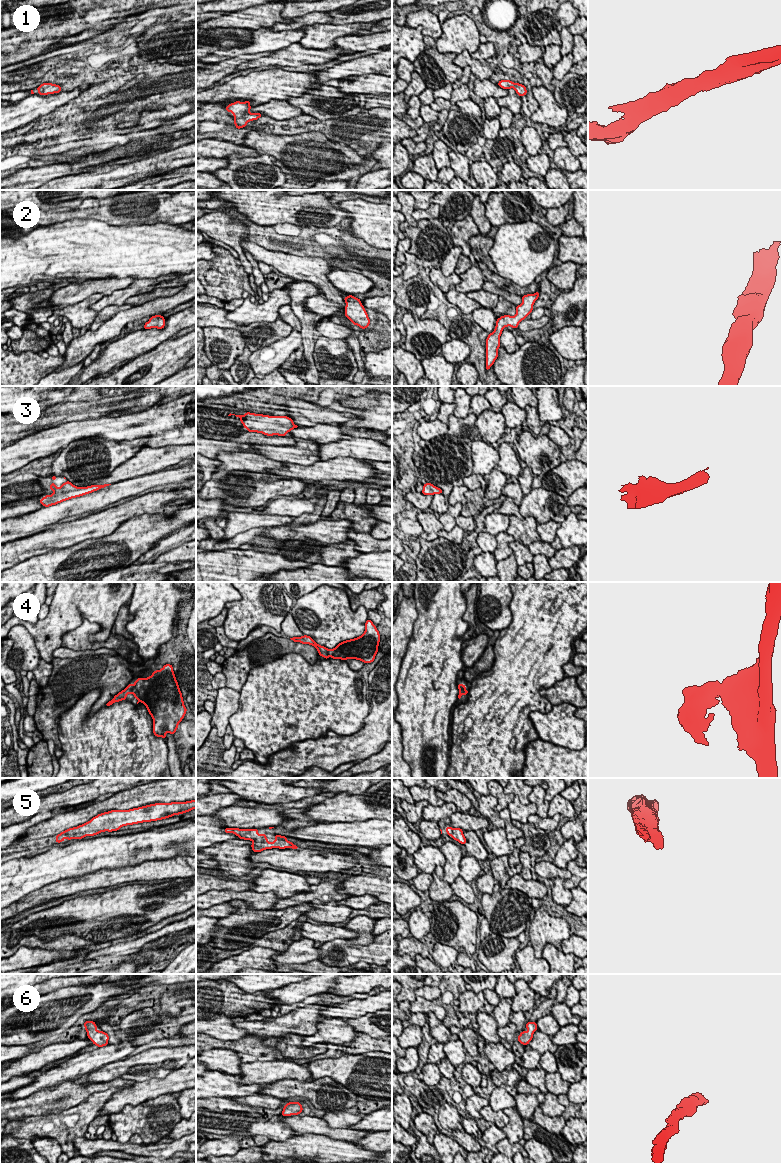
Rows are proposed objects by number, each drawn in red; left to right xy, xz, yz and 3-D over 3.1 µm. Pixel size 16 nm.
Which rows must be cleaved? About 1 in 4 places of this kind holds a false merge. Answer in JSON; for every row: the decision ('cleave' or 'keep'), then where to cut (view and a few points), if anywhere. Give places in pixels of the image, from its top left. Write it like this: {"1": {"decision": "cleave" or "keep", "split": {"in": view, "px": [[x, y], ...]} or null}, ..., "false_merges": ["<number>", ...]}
{"1": {"decision": "keep", "split": null}, "2": {"decision": "keep", "split": null}, "3": {"decision": "keep", "split": null}, "4": {"decision": "keep", "split": null}, "5": {"decision": "keep", "split": null}, "6": {"decision": "keep", "split": null}, "false_merges": []}

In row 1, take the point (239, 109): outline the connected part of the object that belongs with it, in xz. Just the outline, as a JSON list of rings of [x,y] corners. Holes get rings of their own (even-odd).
[[[236,101],[226,106],[227,112],[232,112],[234,115],[234,125],[237,129],[243,128],[249,121],[257,120],[262,116],[261,113],[250,113],[250,101]]]

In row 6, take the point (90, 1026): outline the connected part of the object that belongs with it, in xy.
[[[85,1021],[84,1027],[87,1032],[87,1037],[94,1045],[97,1045],[98,1048],[108,1045],[109,1035],[102,1030],[98,1031],[95,1022]]]

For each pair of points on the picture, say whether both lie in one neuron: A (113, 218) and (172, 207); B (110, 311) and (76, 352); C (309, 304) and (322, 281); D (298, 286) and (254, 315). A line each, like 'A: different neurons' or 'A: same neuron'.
A: same neuron
B: different neurons
C: different neurons
D: different neurons

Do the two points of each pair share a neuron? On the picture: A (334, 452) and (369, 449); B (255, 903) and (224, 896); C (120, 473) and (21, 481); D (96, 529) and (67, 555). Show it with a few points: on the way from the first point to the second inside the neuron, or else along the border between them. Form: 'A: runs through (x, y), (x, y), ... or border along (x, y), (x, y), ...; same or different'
A: runs through (343, 449), (360, 449); same
B: runs through (247, 896), (232, 896); same
C: runs through (95, 487), (83, 491), (46, 491); same
D: border along (107, 534), (101, 537), (87, 538), (62, 549); different

